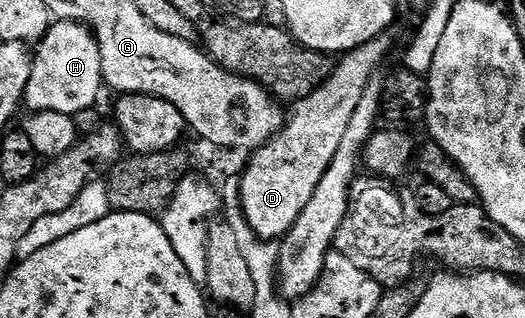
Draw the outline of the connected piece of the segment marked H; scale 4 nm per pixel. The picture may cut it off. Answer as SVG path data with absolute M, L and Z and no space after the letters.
M55 22L38 49L32 77L26 86L25 106L30 106L31 112L55 111L75 117L91 110L98 94L104 91L102 53L93 30L85 23Z

